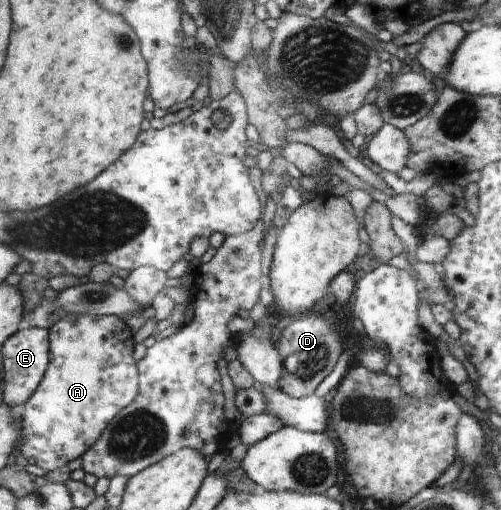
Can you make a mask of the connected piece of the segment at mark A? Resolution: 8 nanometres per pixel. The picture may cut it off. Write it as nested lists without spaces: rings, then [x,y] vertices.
[[[78,315],[59,319],[49,327],[50,333],[50,350],[51,350],[51,363],[50,367],[46,368],[46,373],[42,381],[38,384],[38,389],[30,396],[27,403],[24,404],[19,411],[23,421],[21,428],[23,429],[23,436],[21,437],[21,449],[19,454],[24,456],[24,459],[29,464],[38,466],[44,471],[54,471],[56,468],[62,468],[70,463],[77,457],[82,457],[83,453],[87,452],[88,448],[98,443],[99,437],[106,431],[111,420],[114,420],[116,415],[124,408],[129,406],[135,397],[139,395],[138,389],[138,370],[136,369],[136,361],[132,357],[134,353],[134,337],[132,331],[120,331],[122,329],[122,321],[118,316],[92,316],[92,315]]]

